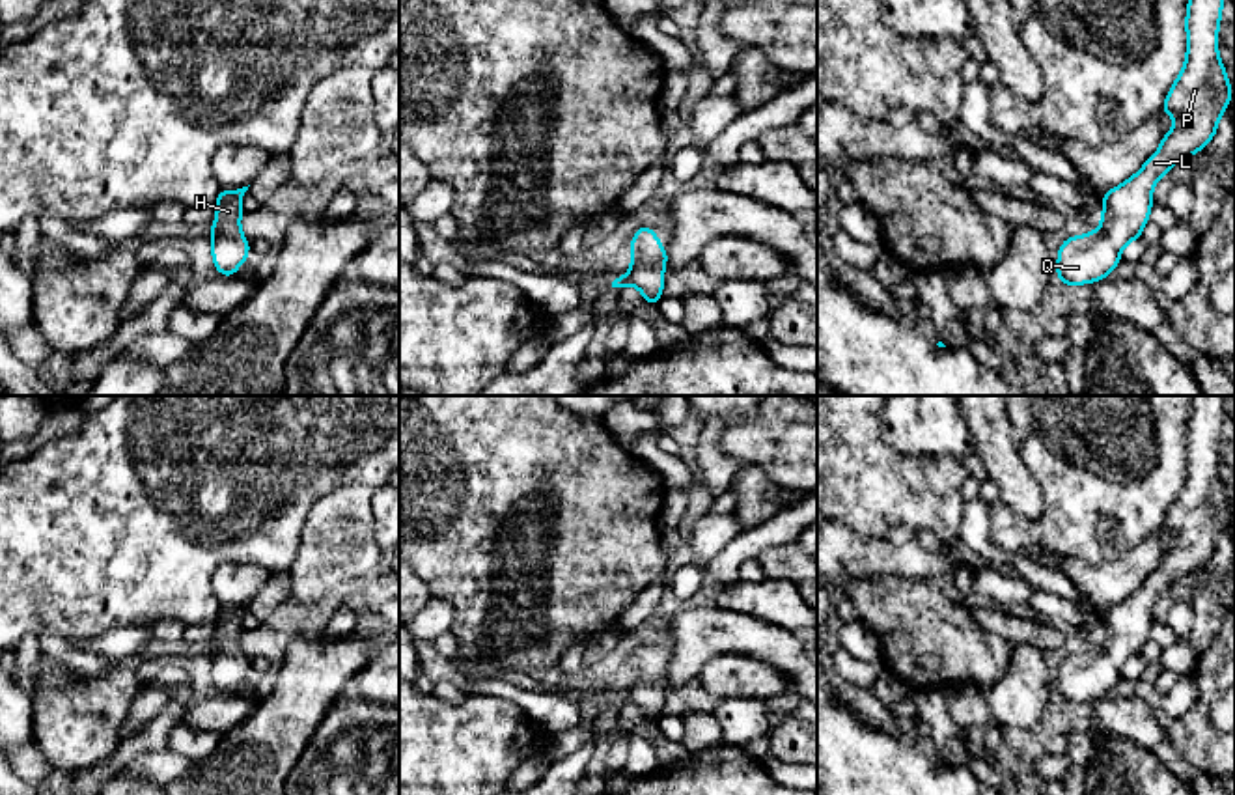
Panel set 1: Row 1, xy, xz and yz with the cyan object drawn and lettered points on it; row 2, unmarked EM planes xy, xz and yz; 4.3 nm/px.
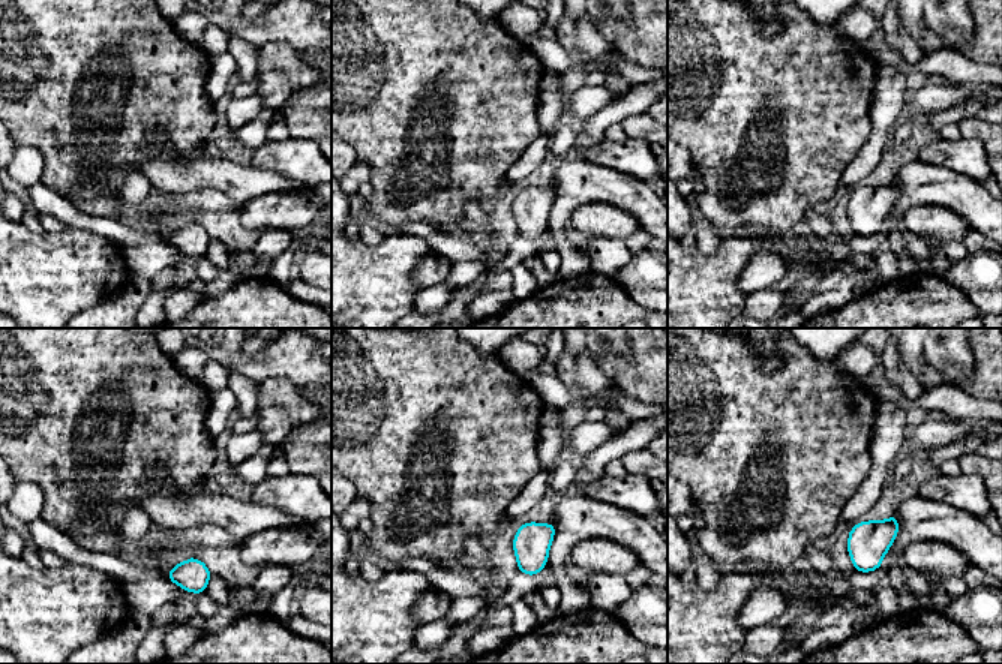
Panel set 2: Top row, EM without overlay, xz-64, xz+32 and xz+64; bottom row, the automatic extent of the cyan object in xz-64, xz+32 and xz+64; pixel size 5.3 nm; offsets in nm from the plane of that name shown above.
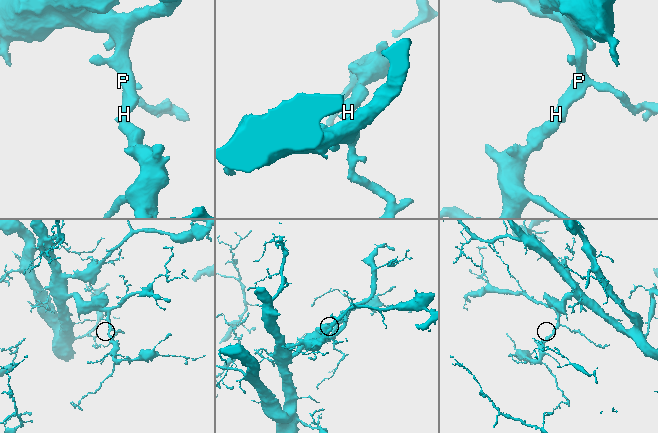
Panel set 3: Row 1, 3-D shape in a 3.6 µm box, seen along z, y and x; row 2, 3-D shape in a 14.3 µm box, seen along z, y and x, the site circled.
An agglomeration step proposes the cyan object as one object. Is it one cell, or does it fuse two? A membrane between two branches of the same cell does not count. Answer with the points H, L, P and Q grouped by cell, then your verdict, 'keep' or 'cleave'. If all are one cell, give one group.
groups H L P Q; keep

